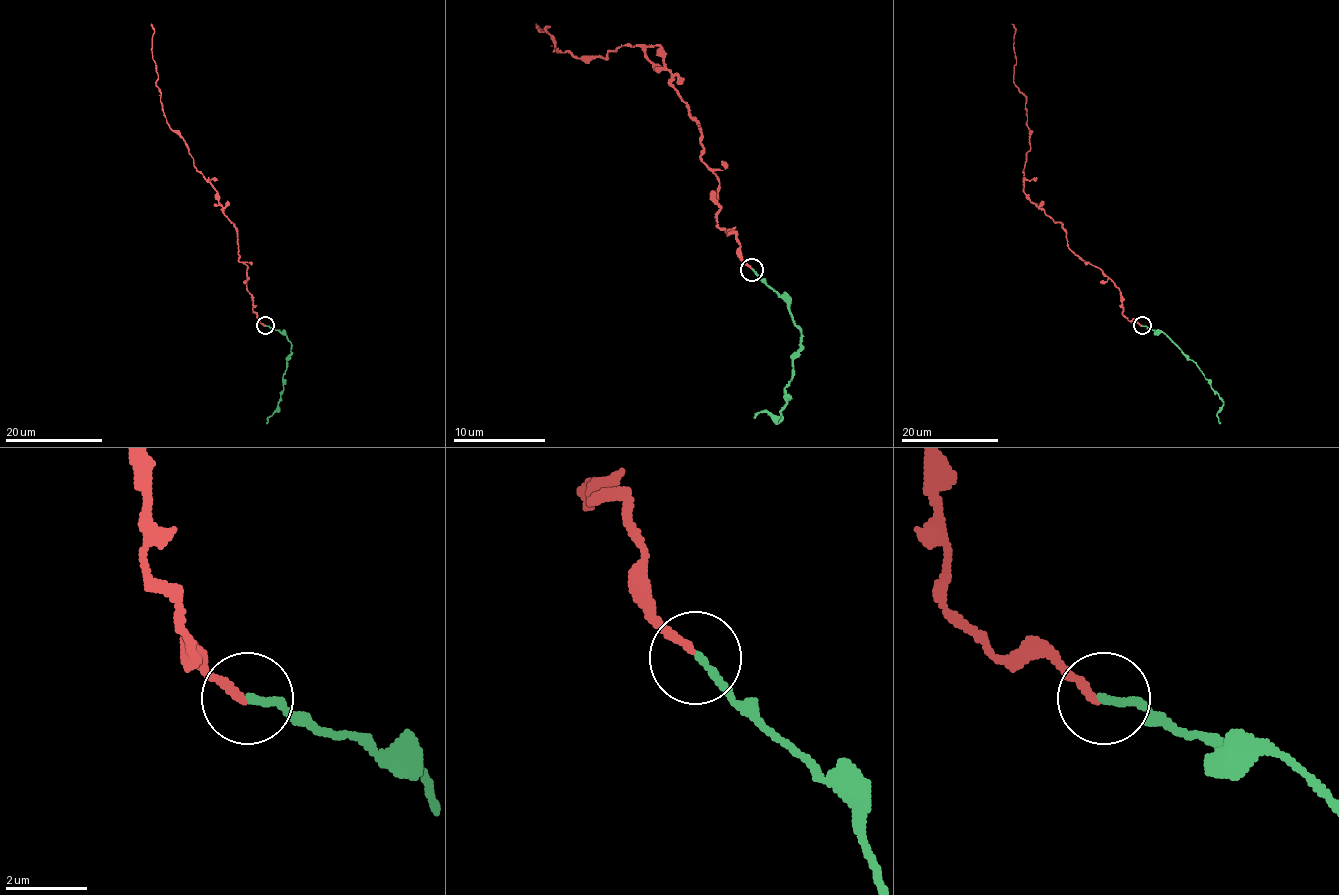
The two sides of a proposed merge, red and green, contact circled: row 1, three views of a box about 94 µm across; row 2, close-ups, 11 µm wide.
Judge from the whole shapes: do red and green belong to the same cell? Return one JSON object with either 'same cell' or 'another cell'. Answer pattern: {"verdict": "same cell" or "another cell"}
{"verdict": "same cell"}

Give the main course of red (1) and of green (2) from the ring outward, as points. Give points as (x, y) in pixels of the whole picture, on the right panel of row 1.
1: (1141, 325), (1122, 314), (1119, 288), (1024, 191), (1030, 129), (1014, 82), (1011, 24)
2: (1142, 325), (1159, 331), (1197, 365), (1224, 403), (1218, 413), (1220, 424)

